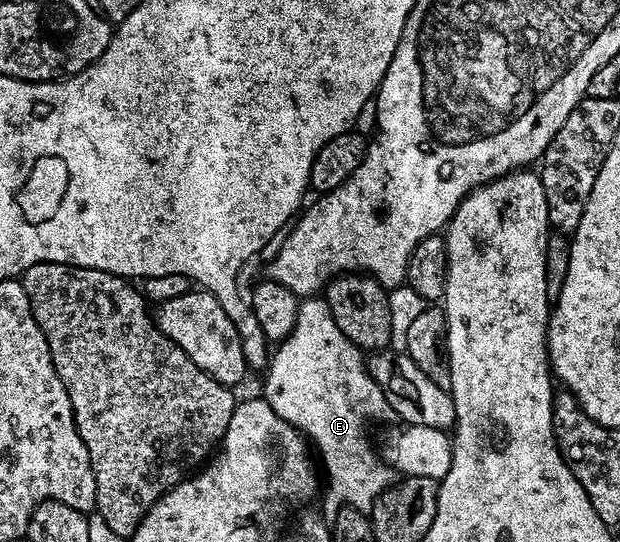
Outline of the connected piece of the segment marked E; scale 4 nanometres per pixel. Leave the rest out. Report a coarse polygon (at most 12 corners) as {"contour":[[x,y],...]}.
{"contour":[[323,296],[299,302],[264,400],[324,460],[323,516],[393,484],[393,411]]}

